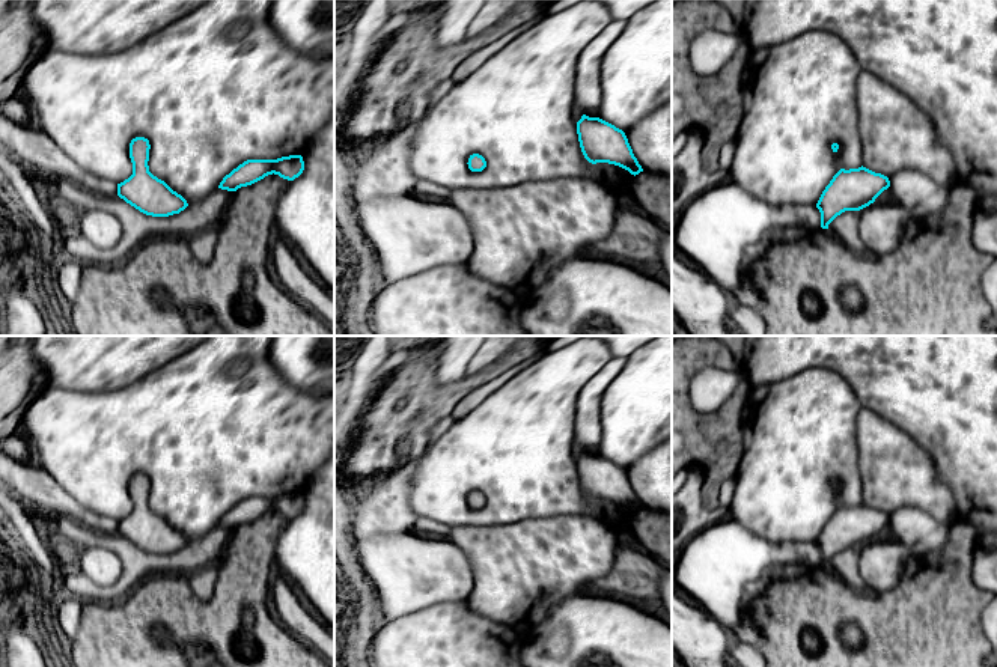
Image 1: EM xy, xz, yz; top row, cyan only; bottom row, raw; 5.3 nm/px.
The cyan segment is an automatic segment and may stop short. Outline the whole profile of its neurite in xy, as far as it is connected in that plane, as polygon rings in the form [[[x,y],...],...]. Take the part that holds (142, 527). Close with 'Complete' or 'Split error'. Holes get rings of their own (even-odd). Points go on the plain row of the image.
[[[136,474],[130,480],[133,512],[117,521],[117,533],[140,550],[152,554],[169,554],[184,548],[187,538],[164,518],[149,509],[149,477]]]. Complete

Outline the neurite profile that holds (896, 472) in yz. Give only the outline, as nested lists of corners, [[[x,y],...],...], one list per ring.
[[[861,407],[857,414],[857,453],[863,504],[887,515],[914,506],[952,524],[956,501],[931,456],[898,426]]]

